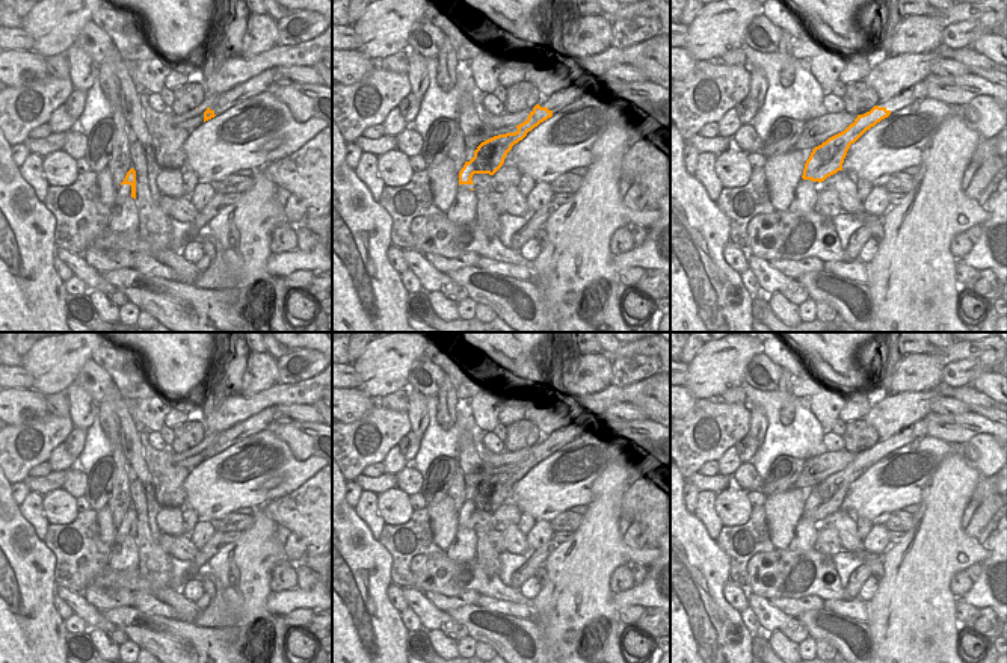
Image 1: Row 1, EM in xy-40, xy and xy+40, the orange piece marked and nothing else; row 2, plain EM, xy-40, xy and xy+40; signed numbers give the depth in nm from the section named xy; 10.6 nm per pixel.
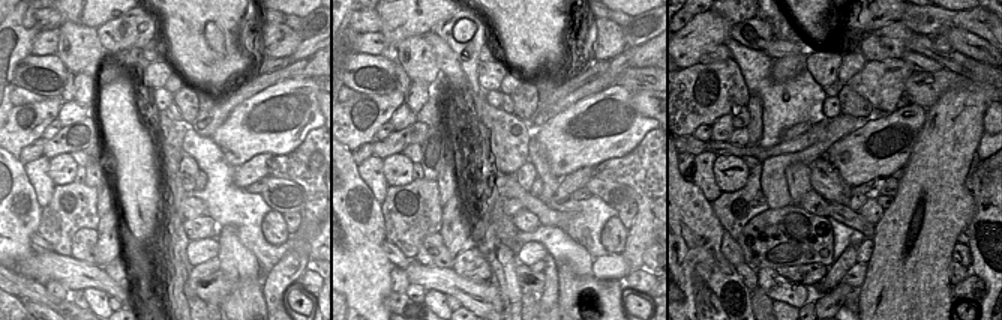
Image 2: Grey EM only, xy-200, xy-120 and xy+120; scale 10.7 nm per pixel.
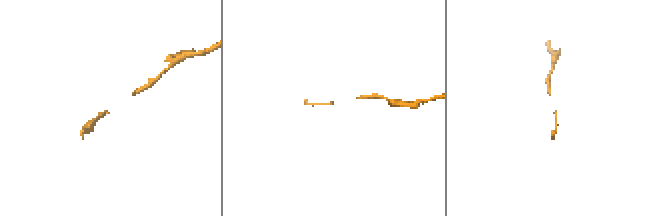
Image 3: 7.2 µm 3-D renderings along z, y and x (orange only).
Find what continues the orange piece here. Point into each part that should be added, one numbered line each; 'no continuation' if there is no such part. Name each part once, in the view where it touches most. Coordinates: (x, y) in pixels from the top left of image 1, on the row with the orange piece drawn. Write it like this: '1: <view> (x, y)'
1: xy-40 (124, 191).

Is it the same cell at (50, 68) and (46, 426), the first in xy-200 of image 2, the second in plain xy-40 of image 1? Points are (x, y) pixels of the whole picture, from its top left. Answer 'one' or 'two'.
two

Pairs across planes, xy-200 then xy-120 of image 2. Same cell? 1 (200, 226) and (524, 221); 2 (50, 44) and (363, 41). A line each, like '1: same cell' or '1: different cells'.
1: same cell
2: same cell

